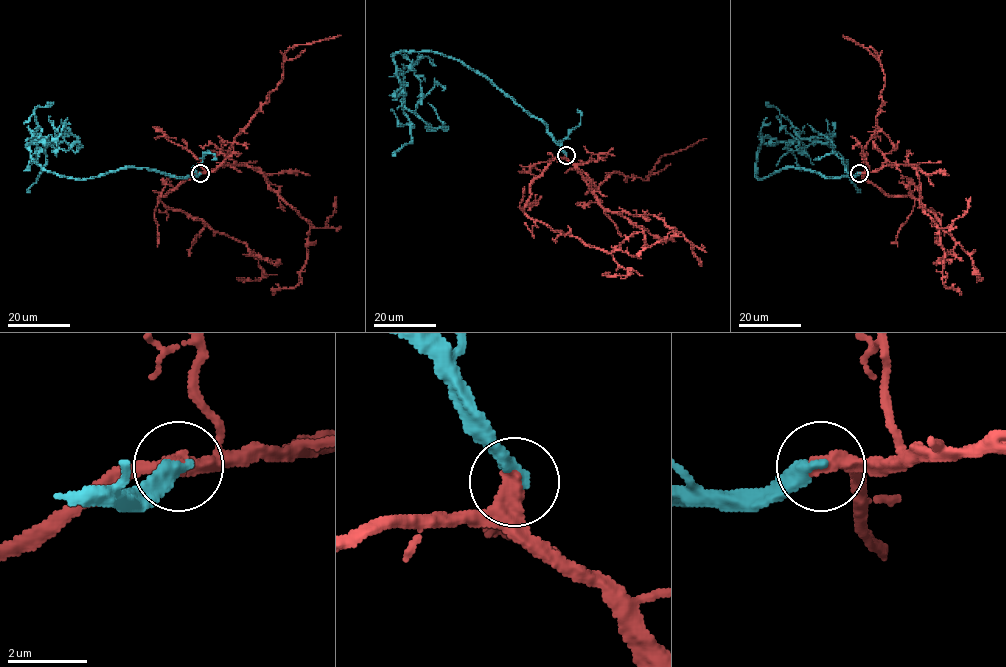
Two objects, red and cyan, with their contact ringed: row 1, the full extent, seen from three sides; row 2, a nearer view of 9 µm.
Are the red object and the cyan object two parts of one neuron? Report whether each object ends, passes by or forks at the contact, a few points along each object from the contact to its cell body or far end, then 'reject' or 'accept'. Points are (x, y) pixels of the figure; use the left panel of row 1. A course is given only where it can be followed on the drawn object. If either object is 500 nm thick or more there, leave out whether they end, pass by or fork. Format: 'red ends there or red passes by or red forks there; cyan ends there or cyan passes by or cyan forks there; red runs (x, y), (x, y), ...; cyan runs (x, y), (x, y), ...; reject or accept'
red passes by; cyan ends there; red runs (200, 173), (231, 165), (258, 168), (269, 185), (310, 224), (301, 280), (292, 287), (275, 288), (272, 294); cyan runs (200, 173), (124, 167), (60, 176), (26, 145), (64, 141), (77, 151), (63, 124); accept

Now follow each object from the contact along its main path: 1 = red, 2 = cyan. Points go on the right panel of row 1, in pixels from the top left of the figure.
1: (860, 173), (915, 165), (920, 205), (939, 229), (944, 254), (943, 280), (946, 287), (955, 288), (961, 294)
2: (860, 173), (785, 167), (757, 178), (761, 145), (801, 139), (831, 141), (832, 151), (808, 124)

